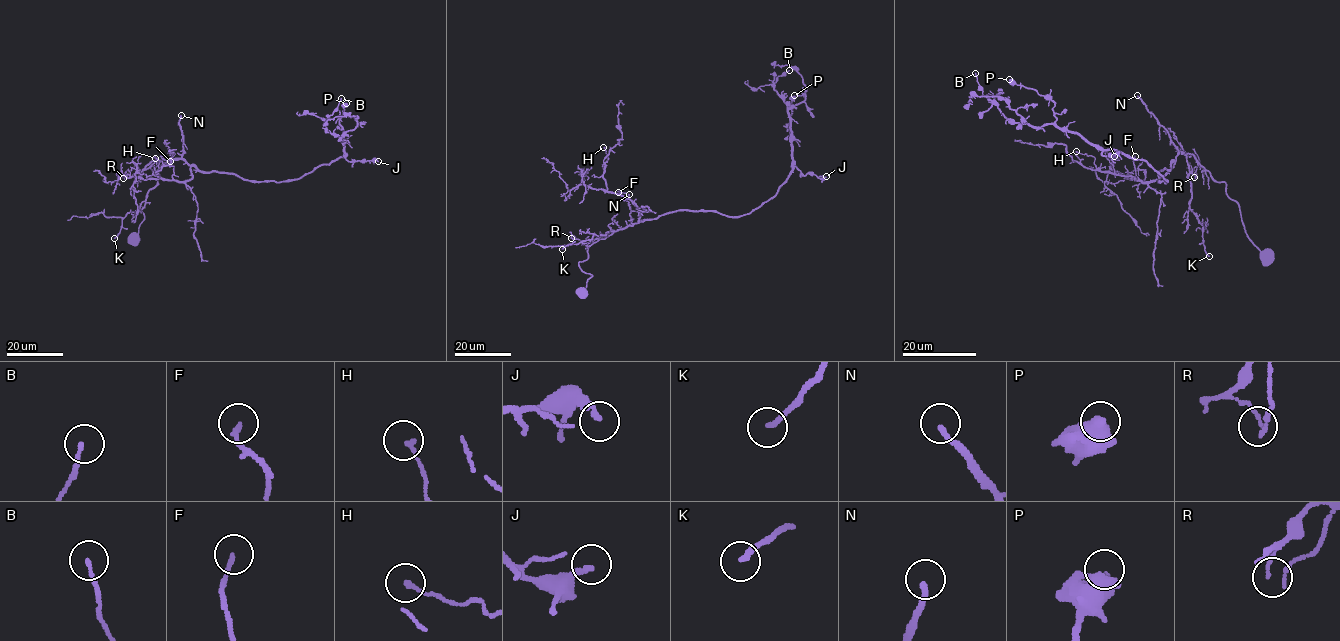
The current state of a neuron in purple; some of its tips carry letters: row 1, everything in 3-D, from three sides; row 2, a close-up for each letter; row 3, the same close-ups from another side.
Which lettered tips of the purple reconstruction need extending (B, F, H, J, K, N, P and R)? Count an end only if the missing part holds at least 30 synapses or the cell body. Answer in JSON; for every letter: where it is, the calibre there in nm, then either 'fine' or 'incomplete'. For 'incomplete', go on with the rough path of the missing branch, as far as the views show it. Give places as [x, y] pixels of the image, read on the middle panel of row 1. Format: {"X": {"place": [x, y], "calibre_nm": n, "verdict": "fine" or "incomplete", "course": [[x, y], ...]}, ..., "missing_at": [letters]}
{"B": {"place": [789, 70], "calibre_nm": 130, "verdict": "fine"}, "F": {"place": [618, 192], "calibre_nm": 170, "verdict": "fine"}, "H": {"place": [603, 147], "calibre_nm": 140, "verdict": "fine"}, "J": {"place": [826, 176], "calibre_nm": 170, "verdict": "fine"}, "K": {"place": [562, 249], "calibre_nm": 190, "verdict": "fine"}, "N": {"place": [629, 194], "calibre_nm": 200, "verdict": "incomplete", "course": [[629, 194], [602, 178], [594, 144], [586, 142], [591, 129]]}, "P": {"place": [794, 95], "calibre_nm": 650, "verdict": "fine"}, "R": {"place": [571, 238], "calibre_nm": 110, "verdict": "fine"}, "missing_at": ["N"]}

